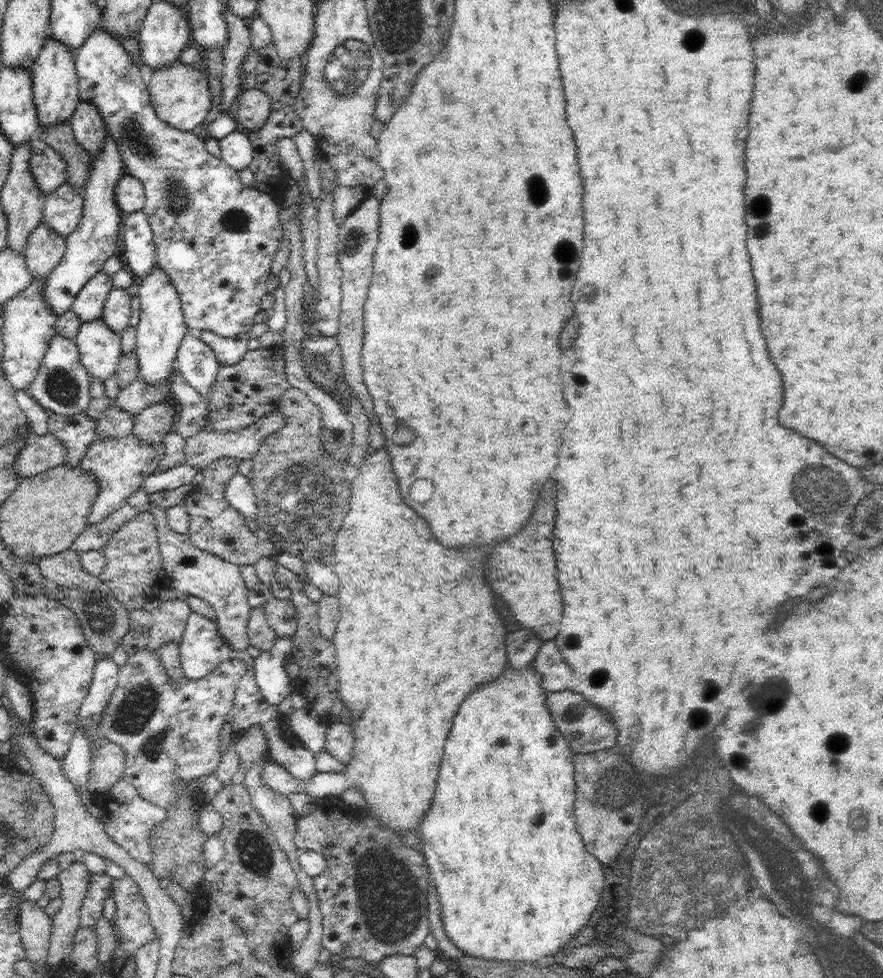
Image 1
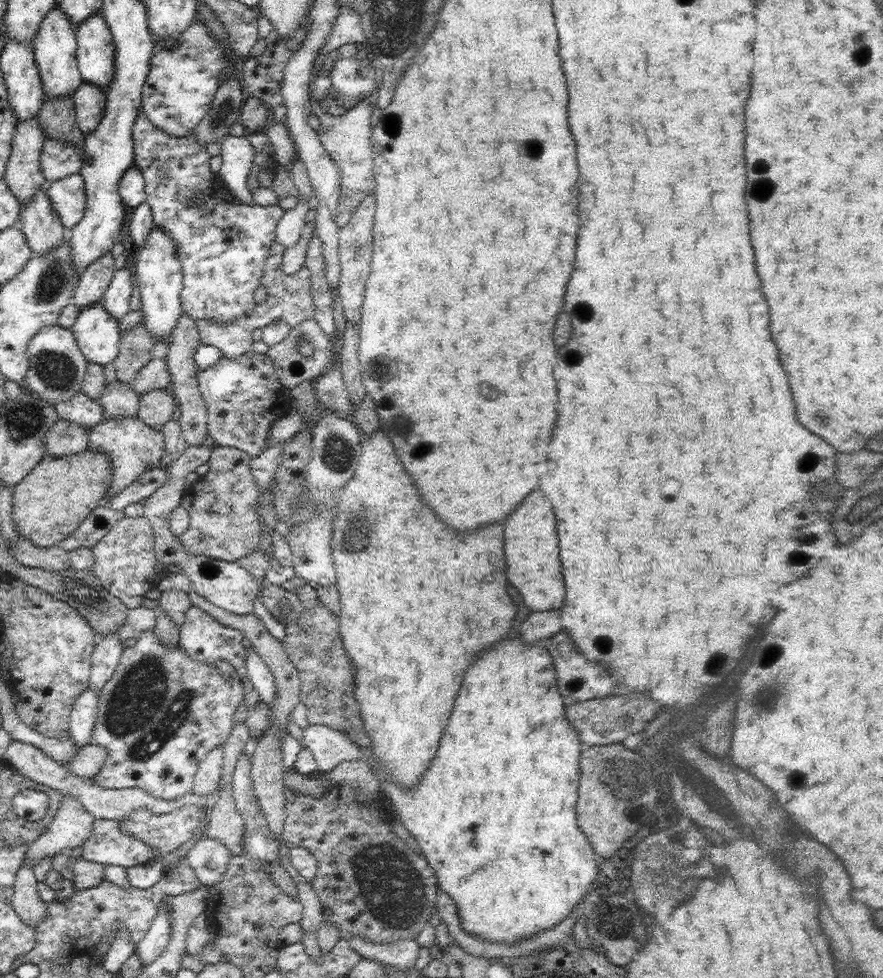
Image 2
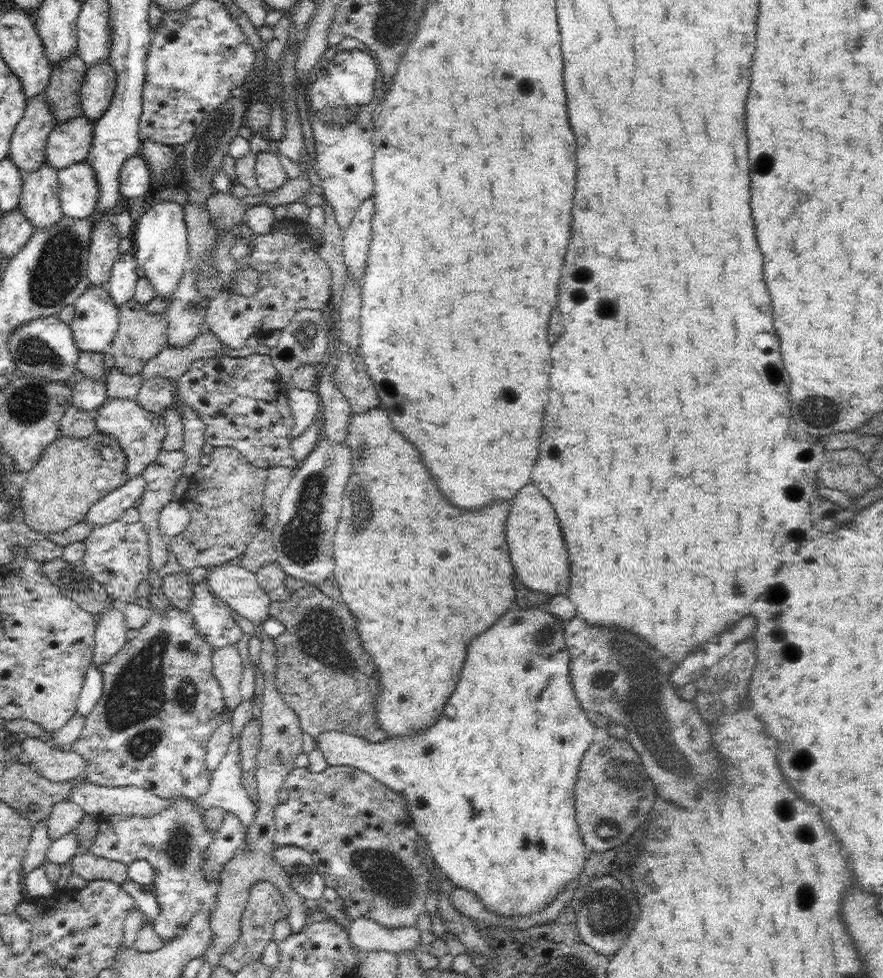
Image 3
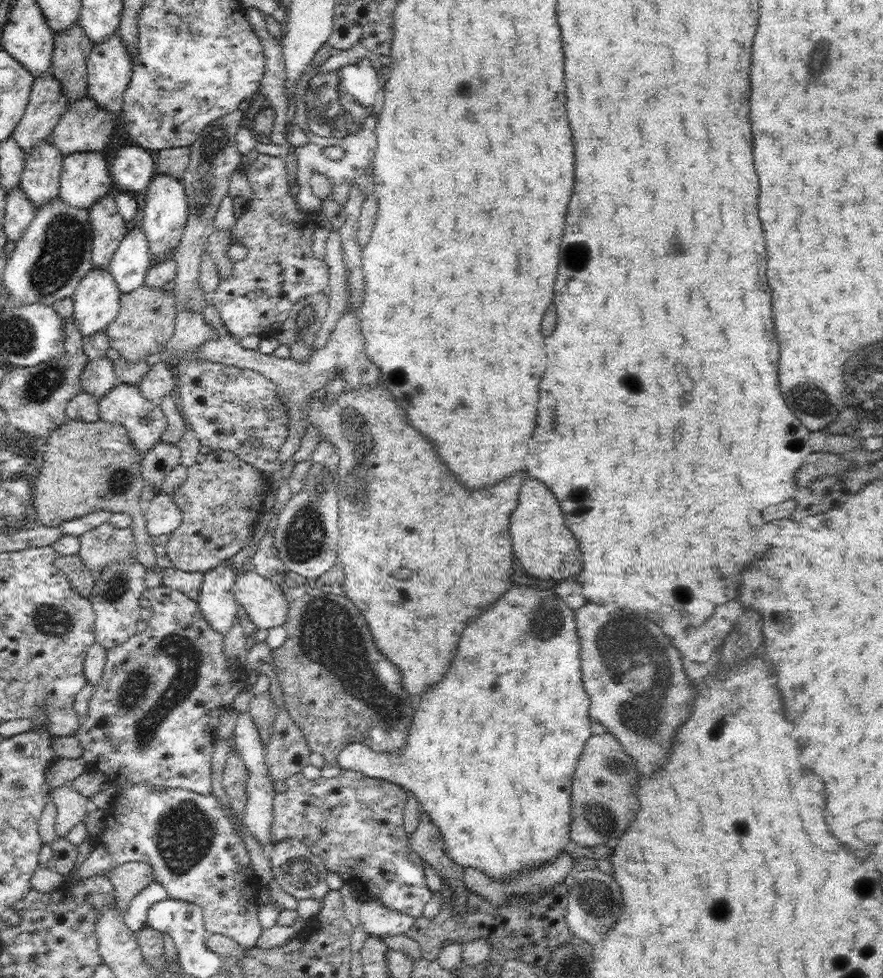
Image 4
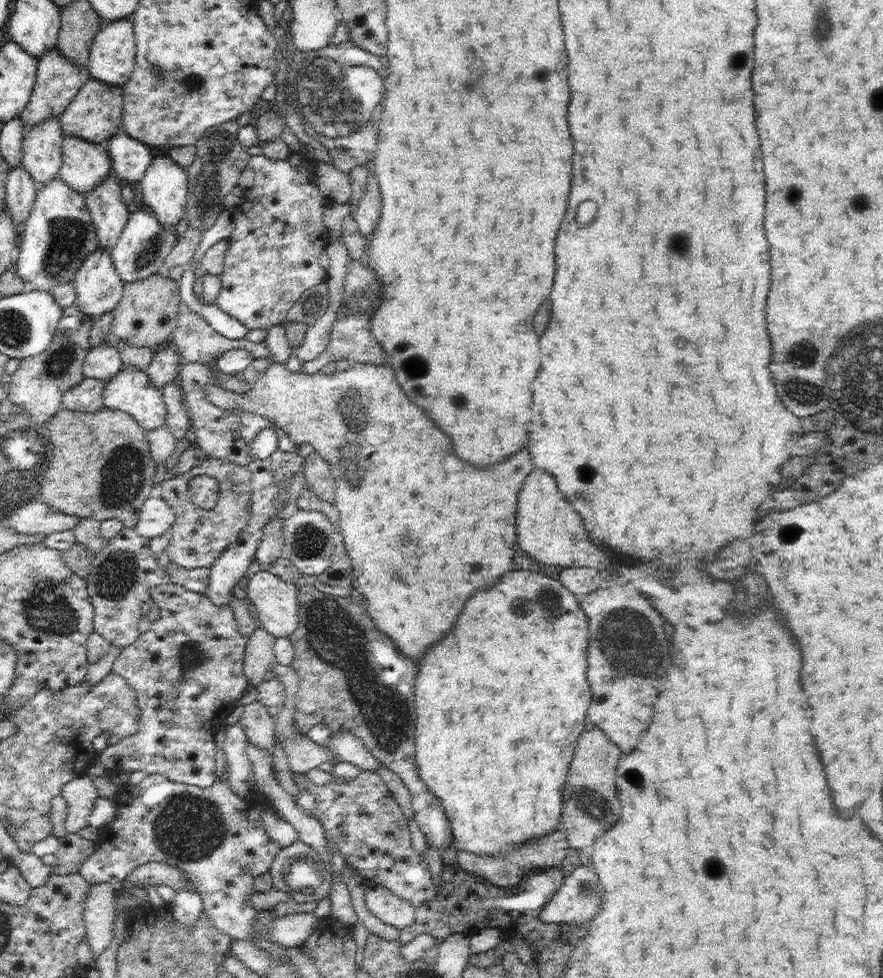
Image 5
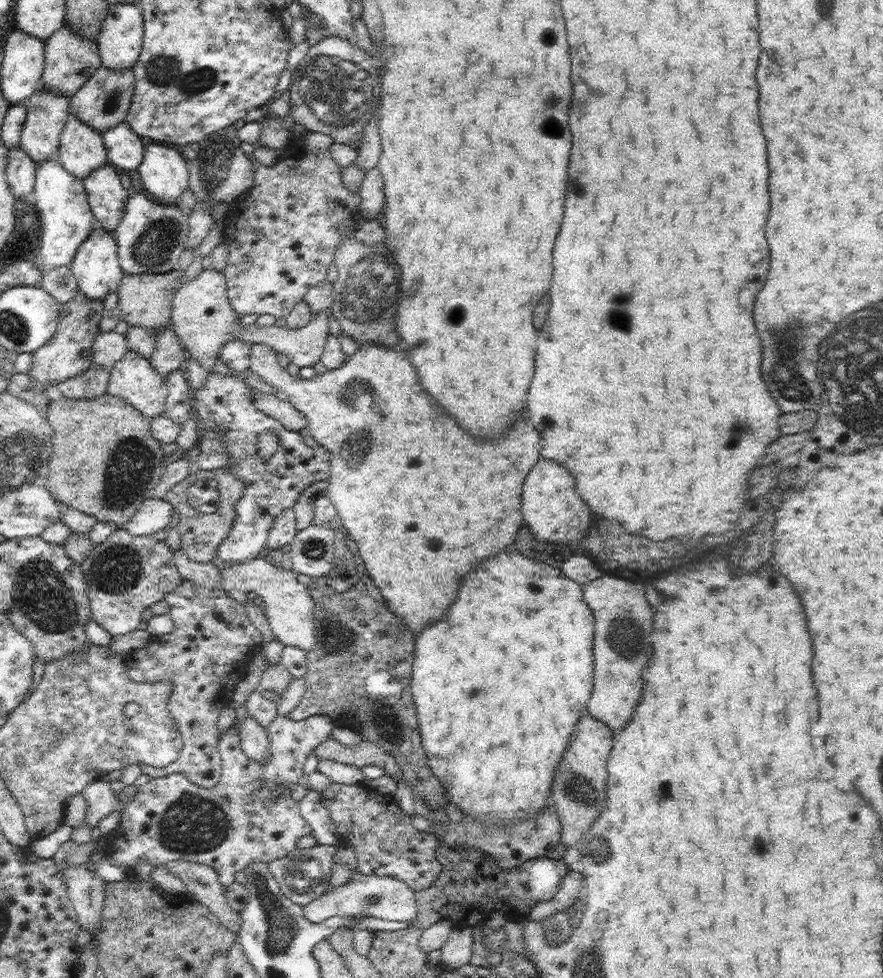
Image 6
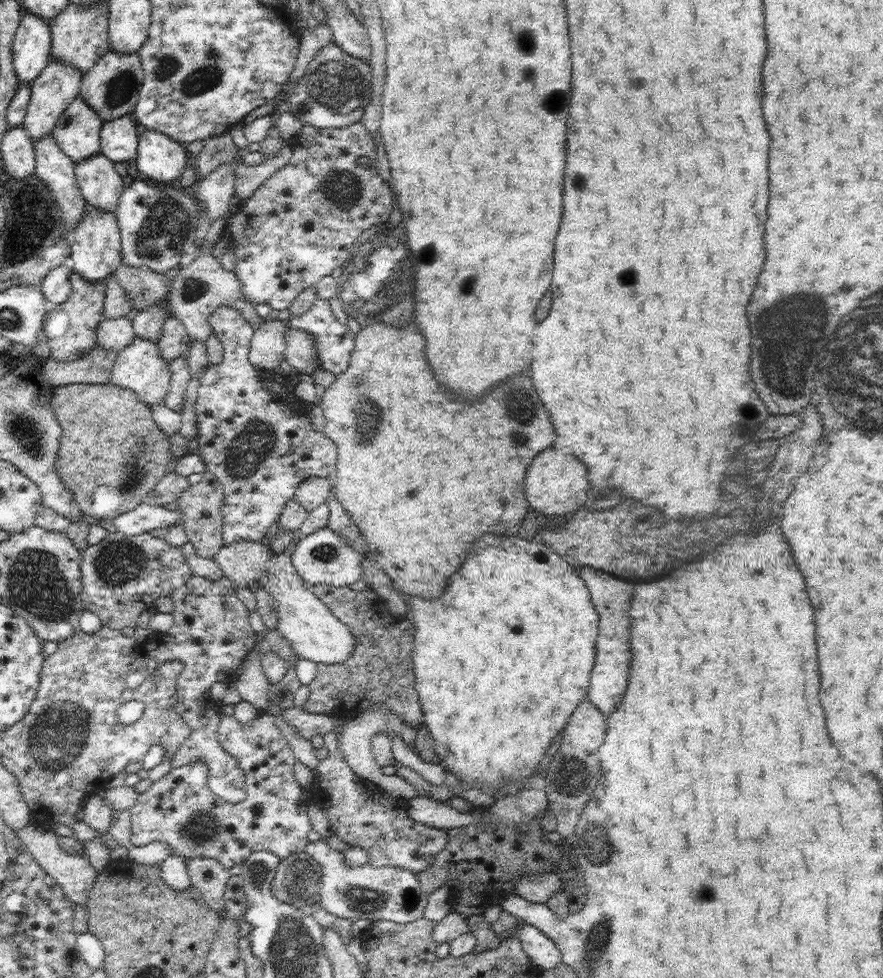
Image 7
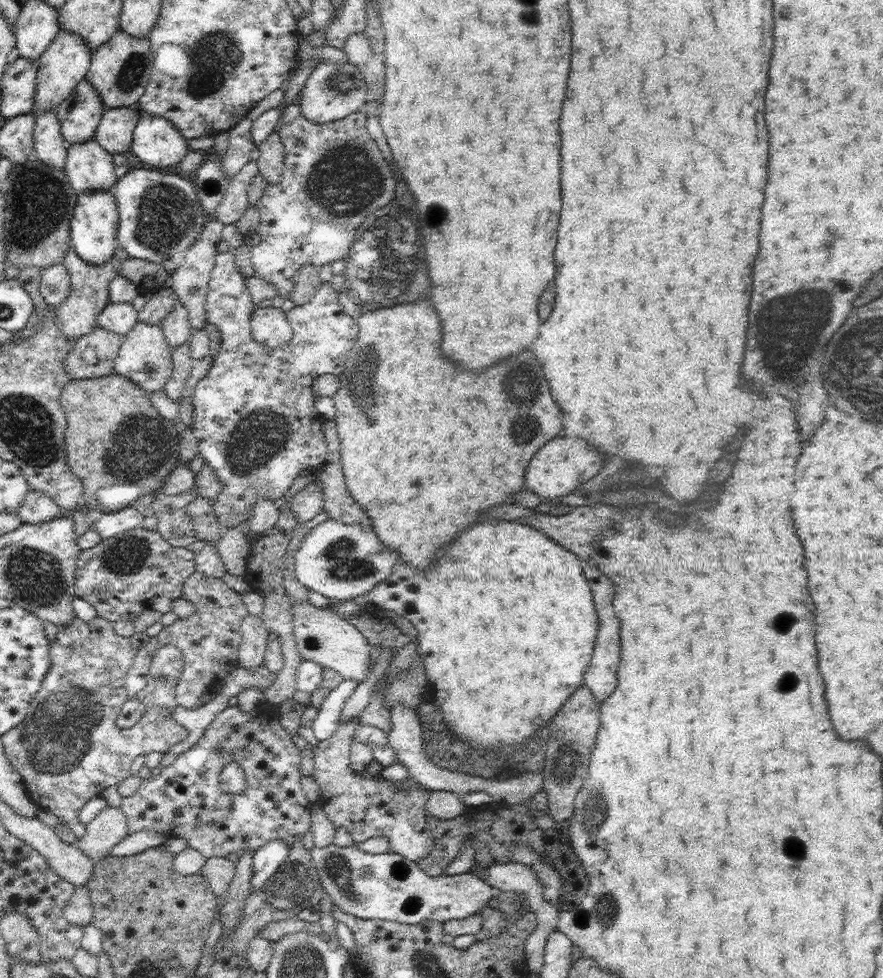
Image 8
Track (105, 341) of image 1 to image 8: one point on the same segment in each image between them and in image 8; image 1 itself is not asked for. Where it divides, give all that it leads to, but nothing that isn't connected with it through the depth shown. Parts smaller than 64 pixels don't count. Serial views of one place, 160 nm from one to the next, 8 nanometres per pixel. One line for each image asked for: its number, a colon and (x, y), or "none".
2: (98, 334)
3: (96, 319)
4: (96, 299)
5: (98, 286)
6: (96, 267)
7: (95, 243)
8: (94, 225)

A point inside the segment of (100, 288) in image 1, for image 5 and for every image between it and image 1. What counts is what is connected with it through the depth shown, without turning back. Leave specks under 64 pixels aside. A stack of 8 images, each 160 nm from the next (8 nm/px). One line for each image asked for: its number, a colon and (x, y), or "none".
2: (93, 282)
3: (103, 251)
4: (109, 228)
5: (109, 214)

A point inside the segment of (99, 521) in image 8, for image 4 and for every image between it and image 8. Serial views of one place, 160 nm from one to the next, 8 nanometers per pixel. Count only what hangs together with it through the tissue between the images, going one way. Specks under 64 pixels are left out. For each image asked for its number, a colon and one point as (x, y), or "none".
4: (162, 516)
5: (156, 516)
6: (154, 514)
7: (146, 517)

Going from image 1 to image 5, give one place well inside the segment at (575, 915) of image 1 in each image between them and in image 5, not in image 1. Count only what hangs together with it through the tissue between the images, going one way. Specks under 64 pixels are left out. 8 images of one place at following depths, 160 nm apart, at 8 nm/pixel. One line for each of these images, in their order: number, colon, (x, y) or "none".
2: (494, 815)
3: (491, 786)
4: (499, 791)
5: (501, 703)

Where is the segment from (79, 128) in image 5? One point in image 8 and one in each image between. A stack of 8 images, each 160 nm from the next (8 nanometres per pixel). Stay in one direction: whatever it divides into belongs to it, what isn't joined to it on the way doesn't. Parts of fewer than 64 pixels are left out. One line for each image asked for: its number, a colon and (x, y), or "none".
6: (103, 102)
7: (111, 87)
8: (120, 69)

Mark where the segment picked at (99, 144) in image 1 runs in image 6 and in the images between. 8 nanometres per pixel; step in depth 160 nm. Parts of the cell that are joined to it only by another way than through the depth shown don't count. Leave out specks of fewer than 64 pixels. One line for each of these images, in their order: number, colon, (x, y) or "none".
2: (89, 100)
3: (97, 90)
4: (110, 67)
5: (112, 55)
6: (119, 43)

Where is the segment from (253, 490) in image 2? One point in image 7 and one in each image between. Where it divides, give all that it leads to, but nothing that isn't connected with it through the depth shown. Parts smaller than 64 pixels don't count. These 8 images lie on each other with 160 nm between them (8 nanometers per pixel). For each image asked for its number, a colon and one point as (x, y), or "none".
3: (224, 500)
4: (221, 502)
5: (199, 537)
6: (201, 534)
7: (200, 505)

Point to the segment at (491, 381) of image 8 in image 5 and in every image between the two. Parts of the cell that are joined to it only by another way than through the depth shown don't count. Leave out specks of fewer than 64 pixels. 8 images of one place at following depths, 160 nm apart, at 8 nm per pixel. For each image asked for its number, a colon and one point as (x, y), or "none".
5: (418, 523)
6: (424, 502)
7: (423, 474)

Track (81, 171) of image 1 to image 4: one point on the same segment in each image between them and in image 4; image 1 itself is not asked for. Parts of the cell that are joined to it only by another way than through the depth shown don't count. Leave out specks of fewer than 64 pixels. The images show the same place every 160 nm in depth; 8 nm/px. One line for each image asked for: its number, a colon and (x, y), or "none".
2: (57, 118)
3: (63, 96)
4: (71, 47)

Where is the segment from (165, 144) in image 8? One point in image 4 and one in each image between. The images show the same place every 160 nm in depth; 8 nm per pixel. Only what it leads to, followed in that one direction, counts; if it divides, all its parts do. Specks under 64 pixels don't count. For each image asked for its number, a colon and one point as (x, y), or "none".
4: (165, 216)
5: (165, 189)
6: (164, 172)
7: (160, 158)

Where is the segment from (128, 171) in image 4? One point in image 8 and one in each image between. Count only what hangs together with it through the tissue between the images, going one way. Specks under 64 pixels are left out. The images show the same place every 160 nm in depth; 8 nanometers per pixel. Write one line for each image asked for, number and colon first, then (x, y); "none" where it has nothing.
5: (130, 158)
6: (125, 149)
7: (119, 138)
8: (115, 132)

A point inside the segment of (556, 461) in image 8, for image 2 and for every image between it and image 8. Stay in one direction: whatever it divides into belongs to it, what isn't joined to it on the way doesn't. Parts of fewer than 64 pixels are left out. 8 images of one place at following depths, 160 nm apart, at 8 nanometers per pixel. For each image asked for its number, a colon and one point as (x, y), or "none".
2: (530, 543)
3: (538, 553)
4: (542, 542)
5: (549, 529)
6: (552, 509)
7: (556, 483)

